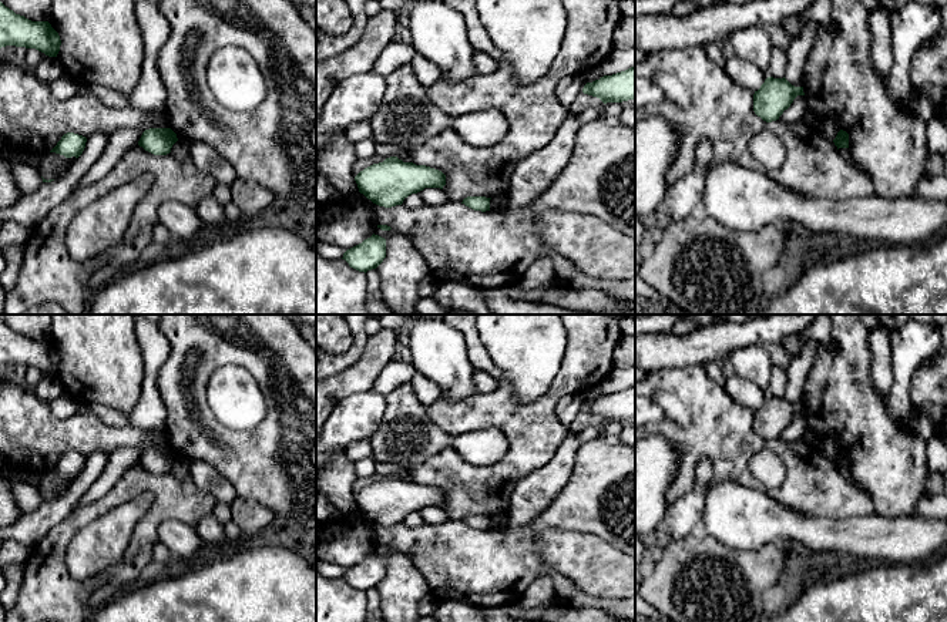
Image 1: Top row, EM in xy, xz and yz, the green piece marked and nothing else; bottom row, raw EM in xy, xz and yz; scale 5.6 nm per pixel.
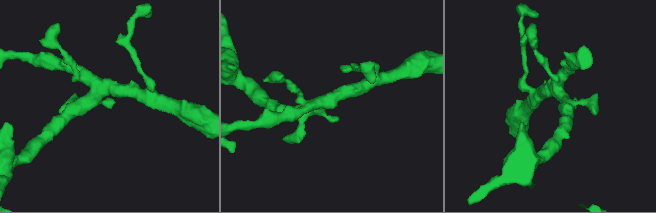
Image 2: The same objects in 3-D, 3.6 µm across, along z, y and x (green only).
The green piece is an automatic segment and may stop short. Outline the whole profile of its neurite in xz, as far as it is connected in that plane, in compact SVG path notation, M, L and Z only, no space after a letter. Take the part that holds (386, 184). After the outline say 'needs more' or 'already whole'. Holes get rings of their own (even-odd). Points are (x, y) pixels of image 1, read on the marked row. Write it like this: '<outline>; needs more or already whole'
M390 157L360 171L355 181L359 192L373 204L392 208L424 188L443 189L446 175L439 169Z; already whole

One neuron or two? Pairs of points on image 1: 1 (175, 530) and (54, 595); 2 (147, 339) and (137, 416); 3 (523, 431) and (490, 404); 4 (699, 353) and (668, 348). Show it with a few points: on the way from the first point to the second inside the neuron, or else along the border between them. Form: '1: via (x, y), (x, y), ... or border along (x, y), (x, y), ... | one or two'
1: border along (190, 525), (164, 520), (158, 527), (157, 540) | two
2: via (150, 357), (150, 397) | one
3: via (514, 423), (499, 409) | one
4: via (692, 350), (675, 350) | one

